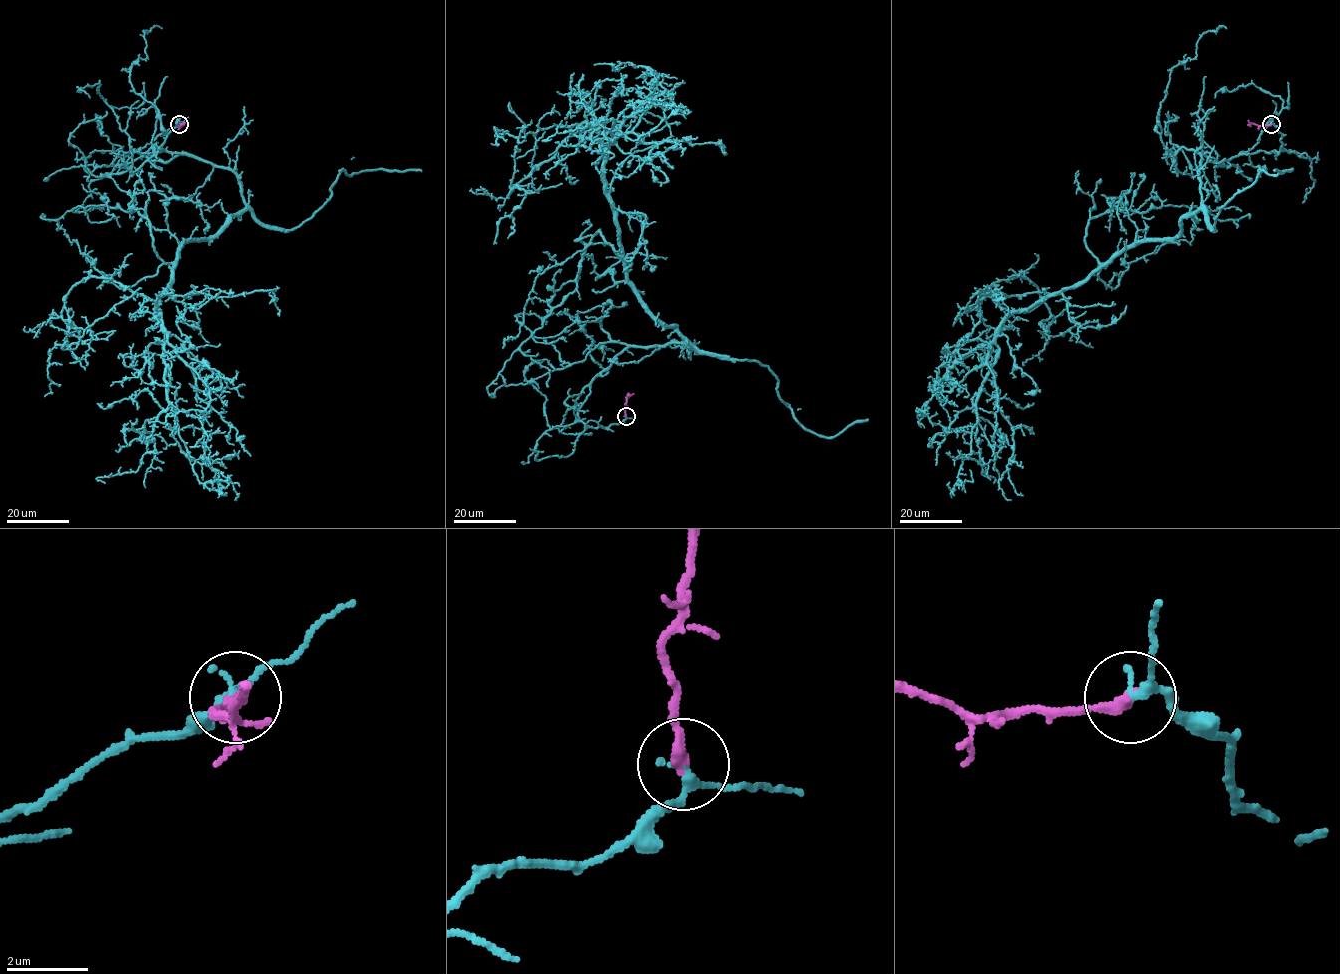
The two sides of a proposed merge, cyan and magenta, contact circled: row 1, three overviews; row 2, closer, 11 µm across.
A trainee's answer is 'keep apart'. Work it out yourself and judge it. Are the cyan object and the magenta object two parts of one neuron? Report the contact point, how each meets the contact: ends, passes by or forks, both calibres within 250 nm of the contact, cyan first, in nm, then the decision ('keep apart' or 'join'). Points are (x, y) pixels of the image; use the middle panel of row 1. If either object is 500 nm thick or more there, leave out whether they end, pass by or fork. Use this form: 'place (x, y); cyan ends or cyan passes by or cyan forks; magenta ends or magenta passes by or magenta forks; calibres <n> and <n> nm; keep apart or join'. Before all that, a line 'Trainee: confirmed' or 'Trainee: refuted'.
Trainee: refuted
place (626, 416); cyan passes by; magenta ends; calibres 200 and 320 nm; join

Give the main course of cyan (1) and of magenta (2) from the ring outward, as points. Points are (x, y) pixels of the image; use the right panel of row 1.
1: (1271, 124), (1279, 151), (1201, 154), (1174, 237), (1025, 309), (990, 286), (1027, 277), (1049, 336), (1098, 319)
2: (1271, 124), (1257, 126), (1248, 120)

